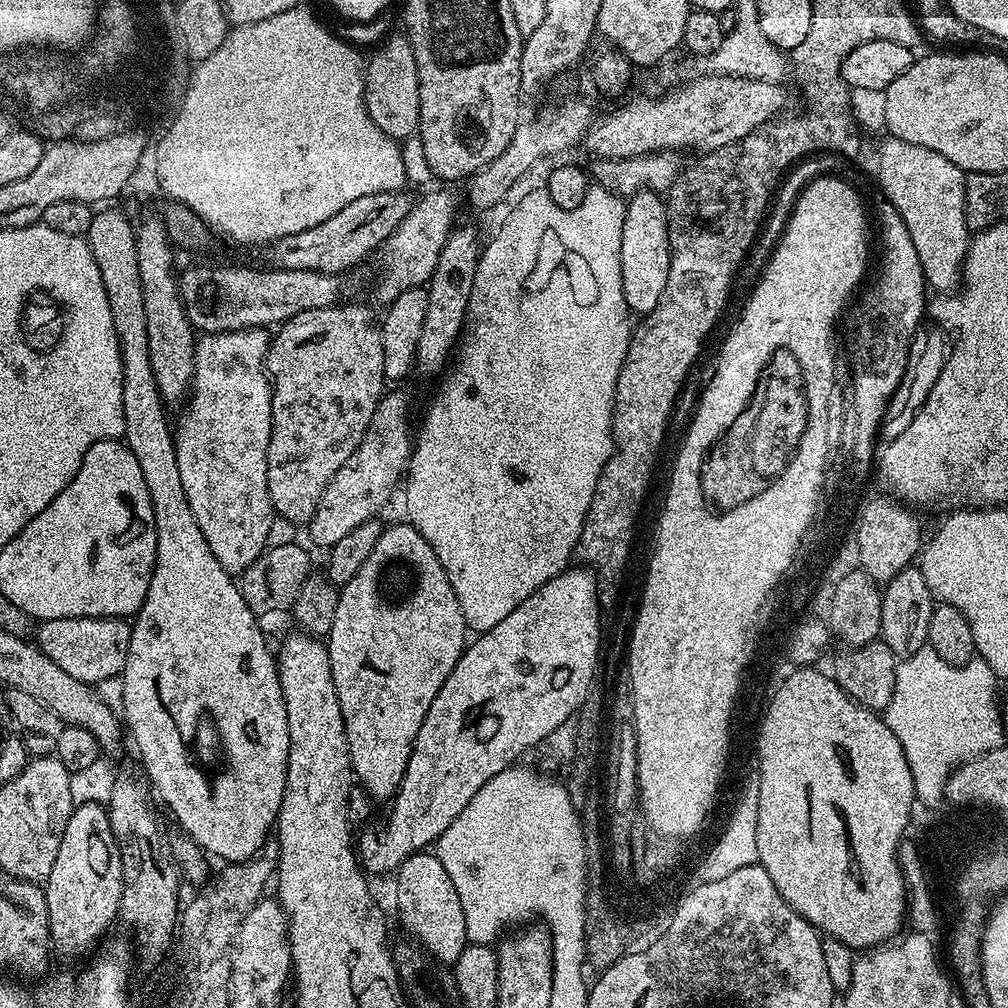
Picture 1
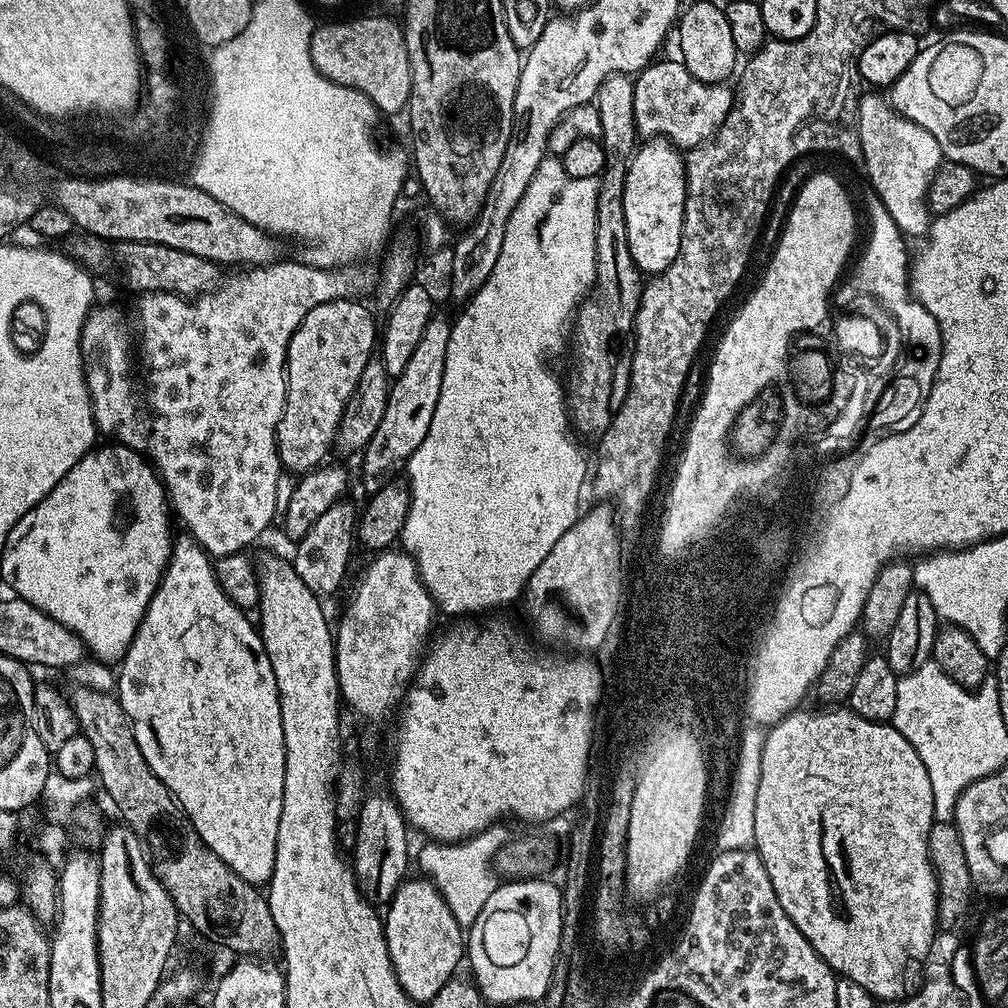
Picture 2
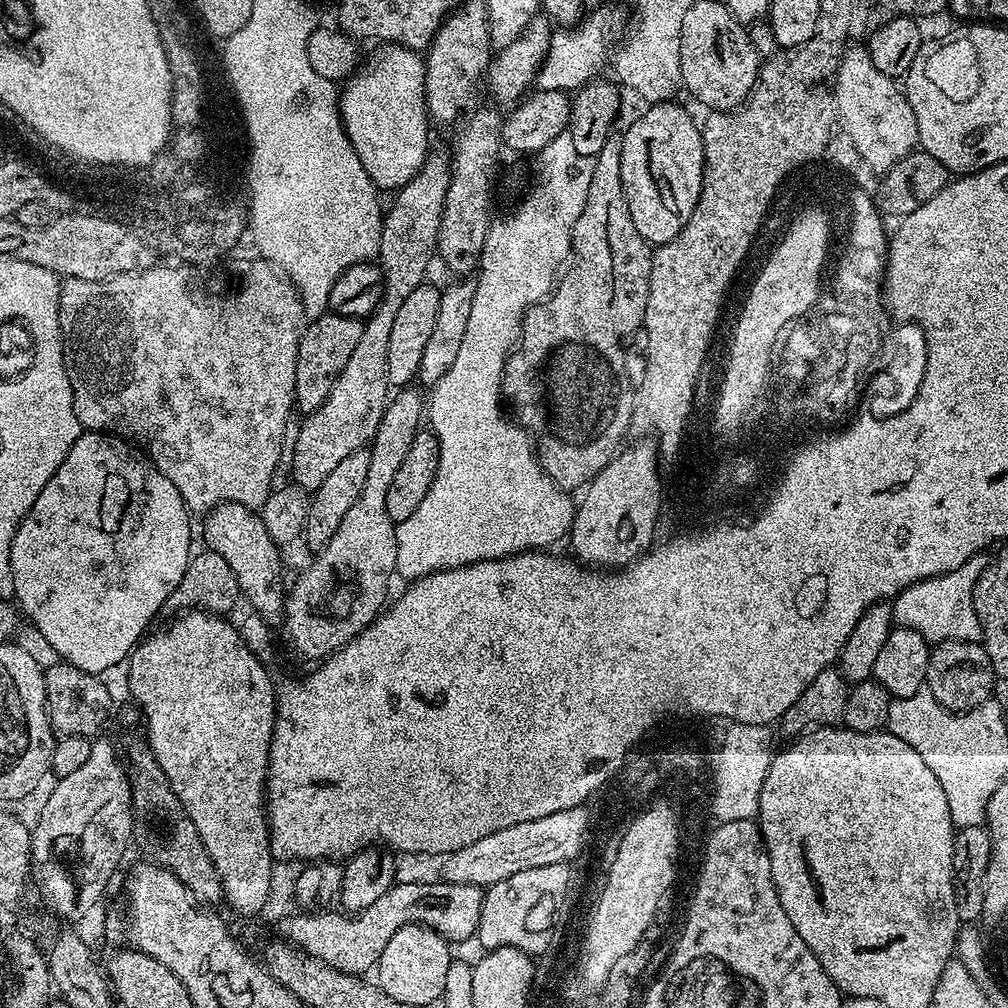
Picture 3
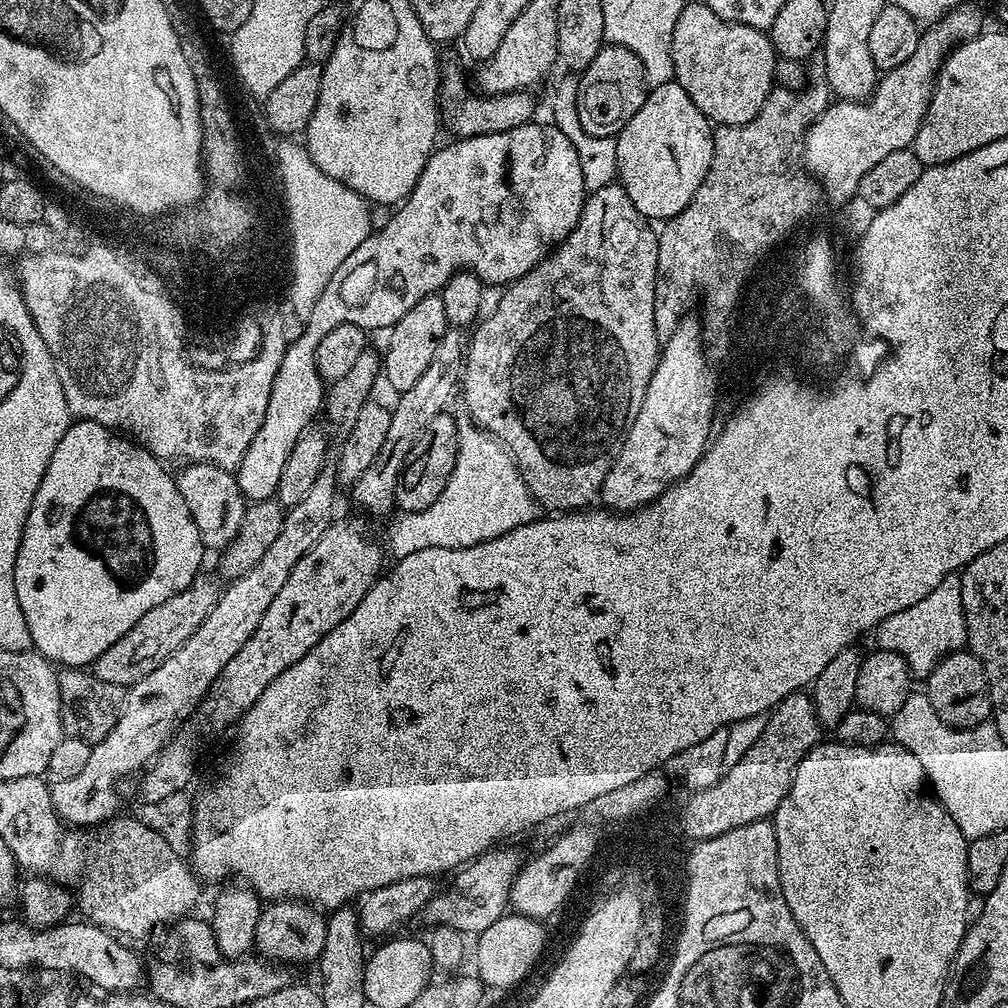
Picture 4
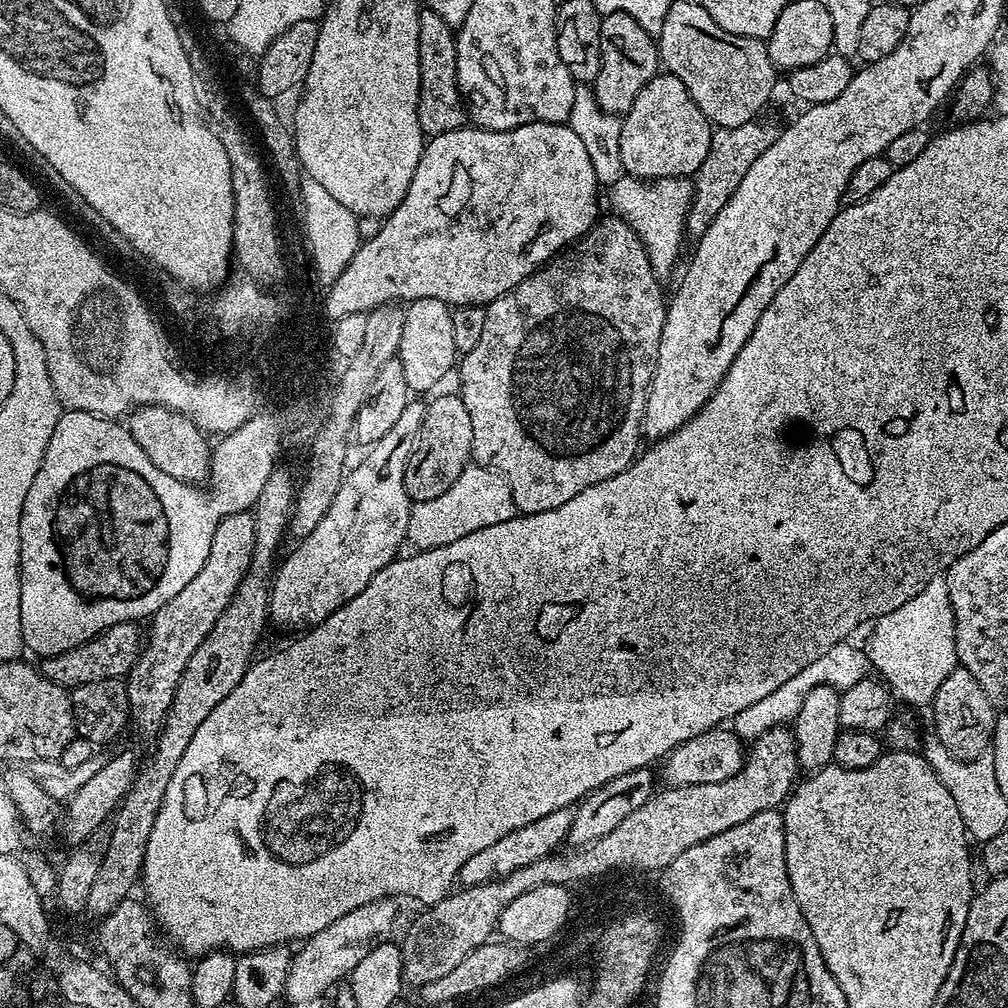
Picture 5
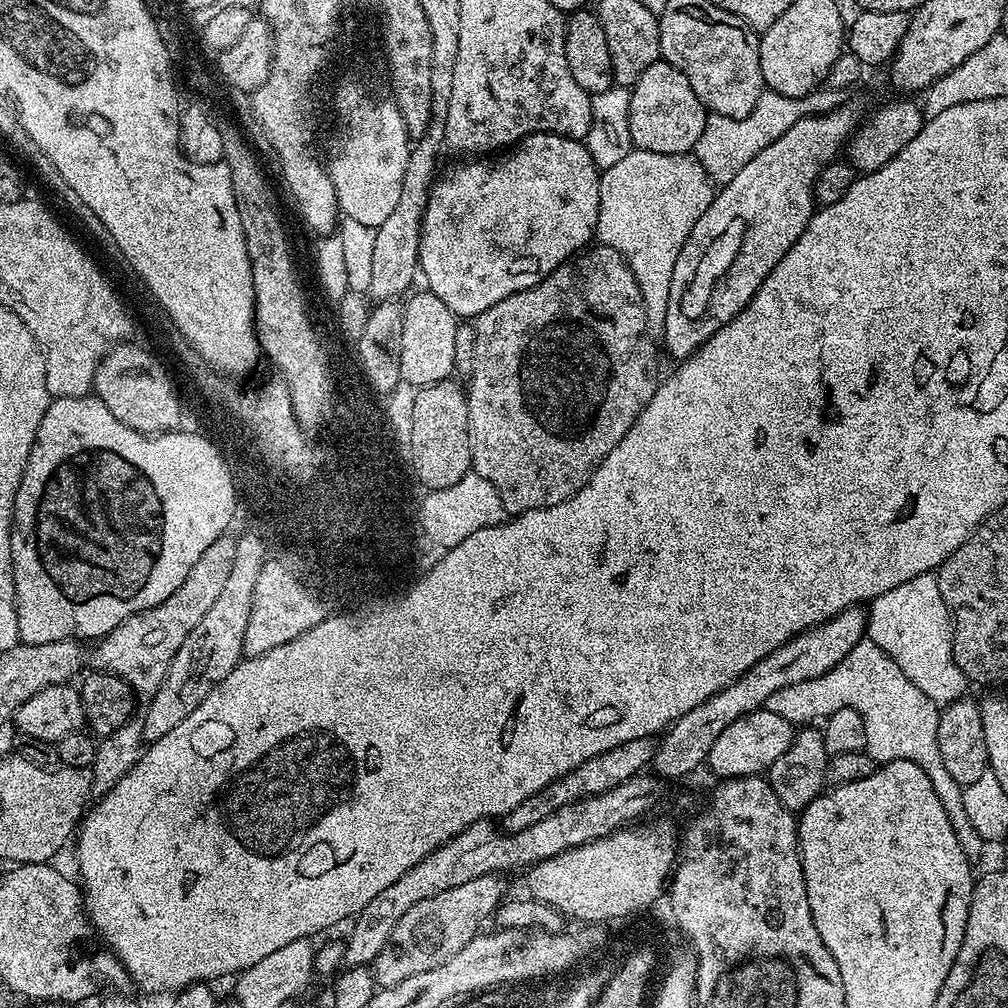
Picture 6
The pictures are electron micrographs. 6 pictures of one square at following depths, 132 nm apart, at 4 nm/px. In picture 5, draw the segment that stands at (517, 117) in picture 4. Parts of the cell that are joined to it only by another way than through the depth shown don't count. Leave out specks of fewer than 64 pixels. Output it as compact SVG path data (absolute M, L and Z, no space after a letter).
M421 11L418 22L418 58L420 59L420 97L418 122L425 137L446 134L446 130L465 127L466 108L460 87L456 85L456 32L438 14Z

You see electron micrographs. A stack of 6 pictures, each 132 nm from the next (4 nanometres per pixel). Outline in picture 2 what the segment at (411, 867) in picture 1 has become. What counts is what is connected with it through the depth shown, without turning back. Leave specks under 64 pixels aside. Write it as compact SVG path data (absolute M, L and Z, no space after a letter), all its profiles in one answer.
M405 879L387 905L387 908L389 907L388 916L386 912L383 917L384 937L386 946L390 950L390 962L394 966L394 974L402 990L406 990L406 994L411 1000L415 1000L417 1005L424 1006L436 997L438 990L442 990L442 986L446 986L448 980L457 975L456 967L462 964L466 956L466 932L461 928L458 918L450 914L450 906L446 906L443 894L431 880L412 879Z

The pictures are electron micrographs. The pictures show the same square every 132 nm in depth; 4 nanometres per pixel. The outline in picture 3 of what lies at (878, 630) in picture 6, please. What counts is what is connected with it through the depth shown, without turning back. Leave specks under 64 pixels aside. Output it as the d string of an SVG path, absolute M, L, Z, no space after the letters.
M983 555L970 558L958 566L958 570L950 570L941 576L926 578L922 582L912 584L891 601L892 618L899 627L913 628L929 645L935 646L947 640L965 640L977 642L981 639L978 614L972 605L972 591L976 579L986 567Z

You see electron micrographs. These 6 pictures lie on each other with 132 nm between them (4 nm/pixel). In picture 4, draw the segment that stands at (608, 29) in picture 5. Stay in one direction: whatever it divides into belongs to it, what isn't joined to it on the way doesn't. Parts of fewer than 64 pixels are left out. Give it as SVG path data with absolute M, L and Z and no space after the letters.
M605 43L594 54L594 62L579 73L577 110L581 124L590 135L615 137L626 122L638 114L642 102L648 97L650 83L644 77L644 64L636 52L624 44Z

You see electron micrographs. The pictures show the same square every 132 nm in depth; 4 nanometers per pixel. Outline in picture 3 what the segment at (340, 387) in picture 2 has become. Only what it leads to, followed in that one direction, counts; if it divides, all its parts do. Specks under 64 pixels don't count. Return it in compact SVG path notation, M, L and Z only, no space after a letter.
M329 311L317 320L311 321L300 333L300 345L298 346L298 362L296 363L296 399L294 401L297 409L301 408L301 413L307 414L318 410L326 402L334 382L346 370L346 362L350 362L350 353L353 352L354 346L362 338L363 323L355 316L339 316L337 312Z

